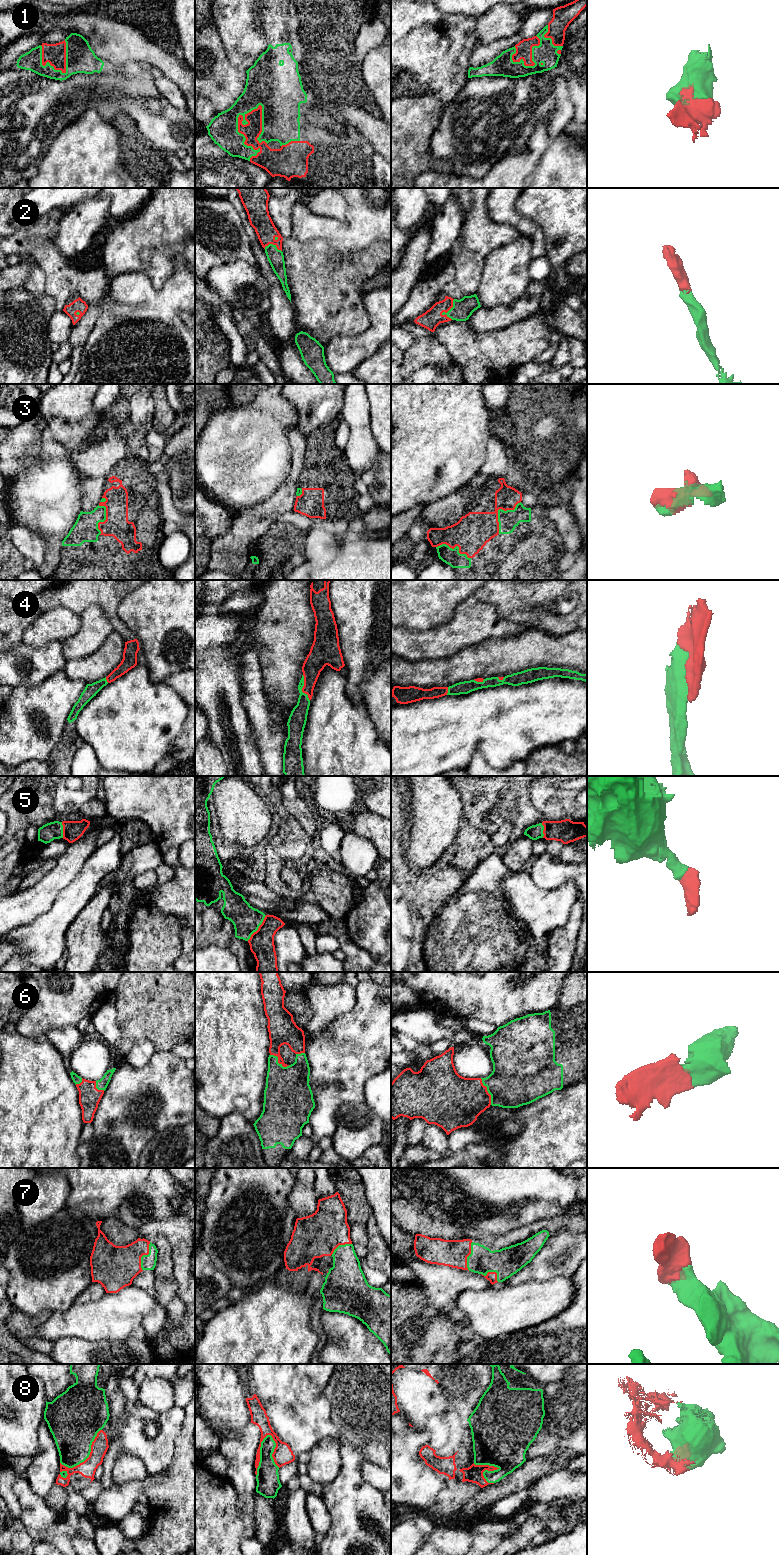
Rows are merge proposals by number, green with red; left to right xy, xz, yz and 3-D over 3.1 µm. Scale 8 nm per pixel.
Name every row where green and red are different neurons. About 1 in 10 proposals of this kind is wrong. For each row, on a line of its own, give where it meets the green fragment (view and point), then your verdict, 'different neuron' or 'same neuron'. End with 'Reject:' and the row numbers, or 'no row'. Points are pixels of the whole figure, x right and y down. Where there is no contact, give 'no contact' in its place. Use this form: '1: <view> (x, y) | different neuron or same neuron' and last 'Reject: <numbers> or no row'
1: xz (238, 132) | same neuron
2: yz (450, 309) | same neuron
3: yz (498, 510) | same neuron
4: xz (302, 687) | same neuron
5: xz (258, 927) | same neuron
6: yz (487, 1090) | same neuron
7: xy (143, 1255) | same neuron
8: xz (260, 1454) | same neuron
Reject: no row

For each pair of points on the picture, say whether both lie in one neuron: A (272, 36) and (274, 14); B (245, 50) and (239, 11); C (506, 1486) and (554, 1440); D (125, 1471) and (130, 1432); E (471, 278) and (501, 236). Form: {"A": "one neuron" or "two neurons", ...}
{"A": "one neuron", "B": "one neuron", "C": "two neurons", "D": "two neurons", "E": "one neuron"}

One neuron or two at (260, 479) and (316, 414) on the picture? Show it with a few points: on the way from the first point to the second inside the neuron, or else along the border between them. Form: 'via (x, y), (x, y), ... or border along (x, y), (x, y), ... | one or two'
border along (290, 402), (297, 412), (297, 424) | two

